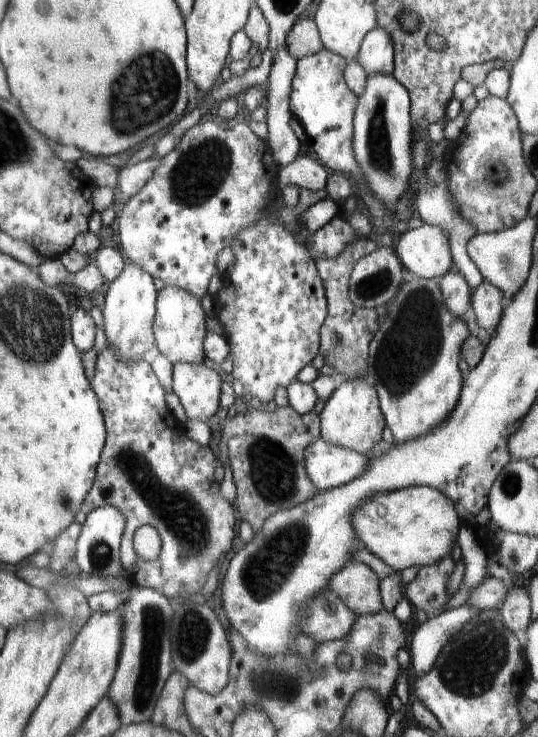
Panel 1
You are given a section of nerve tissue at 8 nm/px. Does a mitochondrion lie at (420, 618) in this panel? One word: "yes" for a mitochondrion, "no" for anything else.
no

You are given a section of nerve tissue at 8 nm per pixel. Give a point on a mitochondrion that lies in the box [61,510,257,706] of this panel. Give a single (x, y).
(193, 634)

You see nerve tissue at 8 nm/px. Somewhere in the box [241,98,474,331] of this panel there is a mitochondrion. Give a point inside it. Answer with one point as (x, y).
(376, 282)

